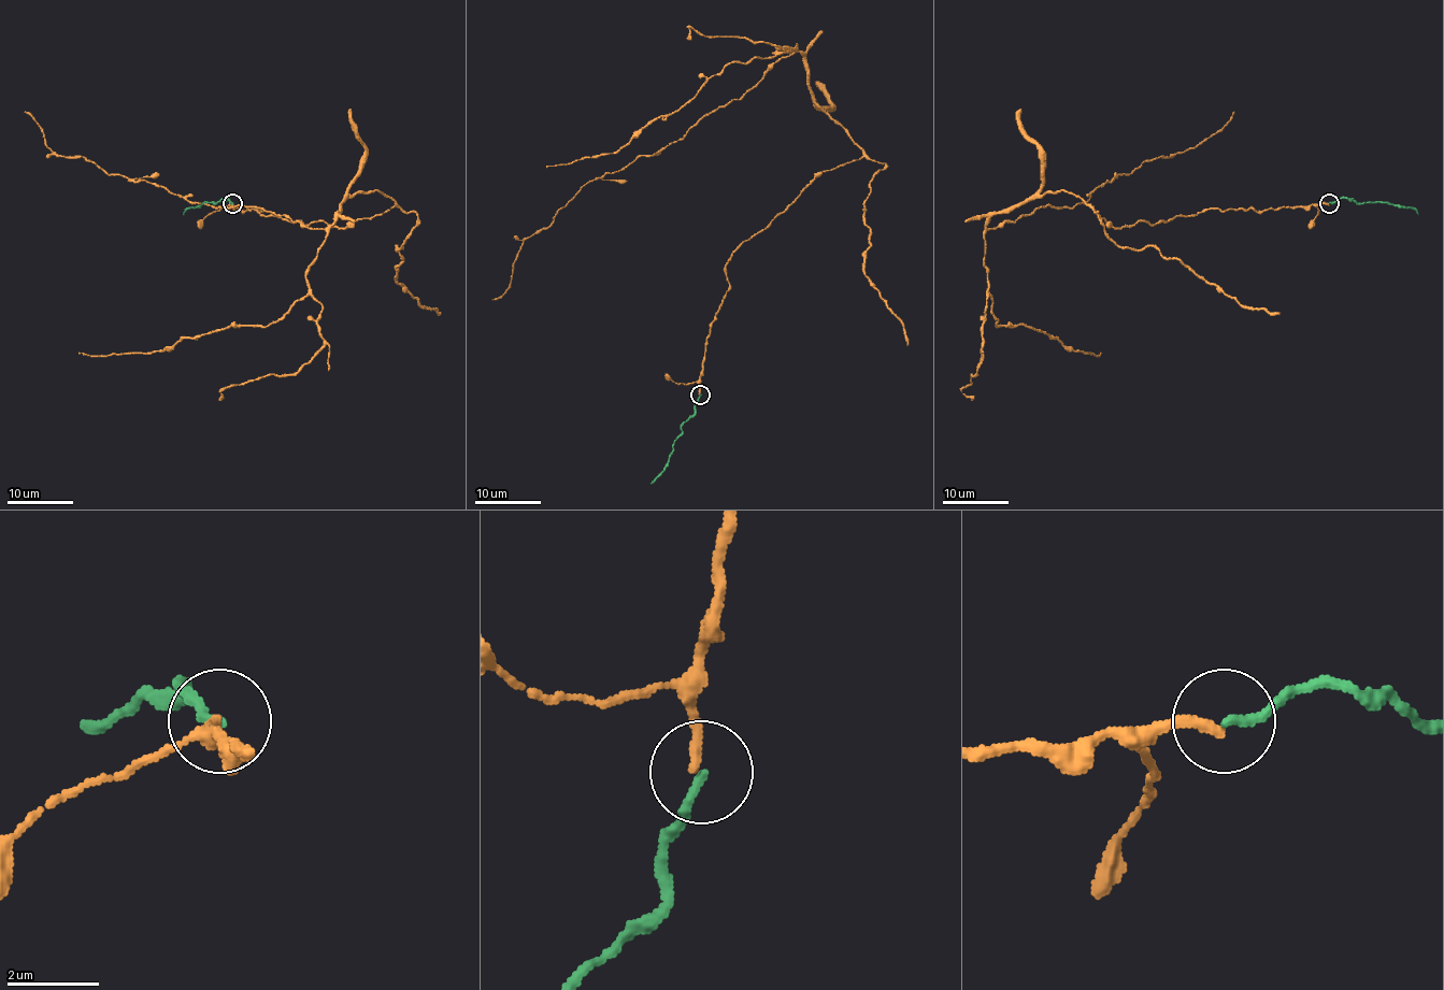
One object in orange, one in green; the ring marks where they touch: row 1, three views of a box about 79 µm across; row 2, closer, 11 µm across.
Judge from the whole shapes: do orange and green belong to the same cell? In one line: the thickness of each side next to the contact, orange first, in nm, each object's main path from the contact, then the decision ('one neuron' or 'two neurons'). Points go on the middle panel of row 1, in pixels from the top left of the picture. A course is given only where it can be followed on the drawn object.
220 nm thick on the orange side, 190 nm on the other; orange runs (700, 395), (731, 255), (863, 154), (815, 101), (799, 52), (683, 137), (587, 182), (526, 238), (491, 299); green runs (700, 395), (695, 413), (682, 426), (682, 434), (673, 444), (668, 465), (651, 484); one neuron

